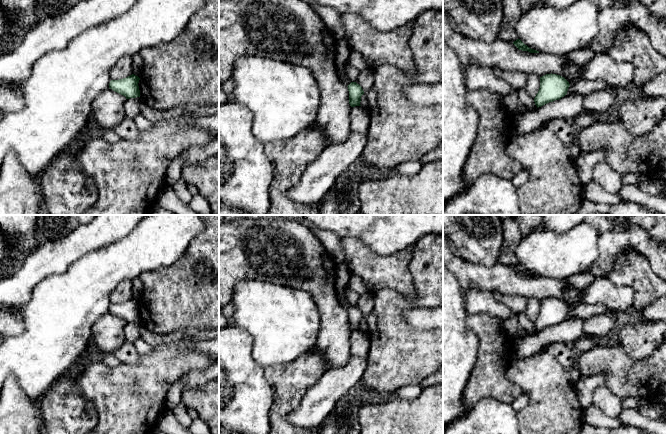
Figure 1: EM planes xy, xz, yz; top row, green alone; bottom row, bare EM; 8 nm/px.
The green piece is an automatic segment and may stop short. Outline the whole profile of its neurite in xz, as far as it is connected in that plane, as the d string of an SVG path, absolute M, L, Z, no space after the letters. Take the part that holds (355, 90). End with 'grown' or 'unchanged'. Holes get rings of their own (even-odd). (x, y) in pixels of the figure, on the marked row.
M344 64L341 67L337 67L339 77L346 84L349 91L349 104L351 107L361 106L361 96L364 94L362 87L356 82L352 82L347 76L347 66Z; grown

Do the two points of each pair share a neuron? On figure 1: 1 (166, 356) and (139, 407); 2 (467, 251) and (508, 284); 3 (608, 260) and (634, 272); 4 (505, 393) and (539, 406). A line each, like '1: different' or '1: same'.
1: same
2: different
3: different
4: different

